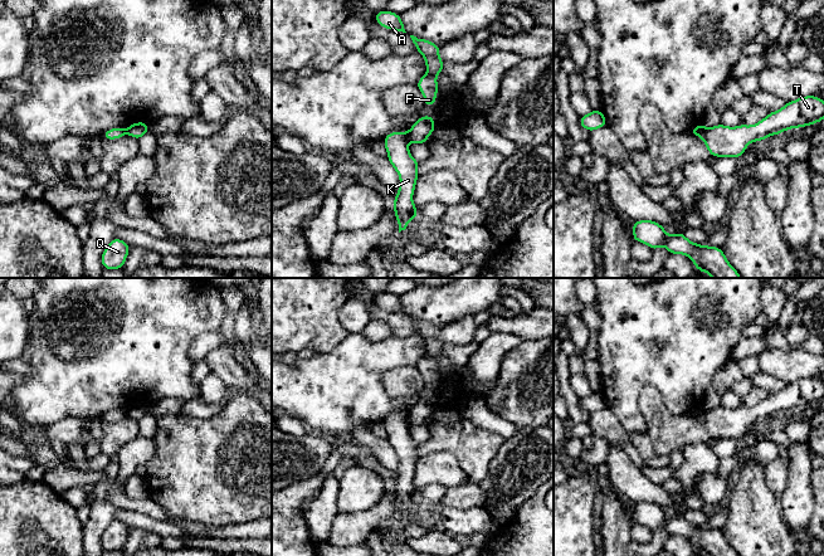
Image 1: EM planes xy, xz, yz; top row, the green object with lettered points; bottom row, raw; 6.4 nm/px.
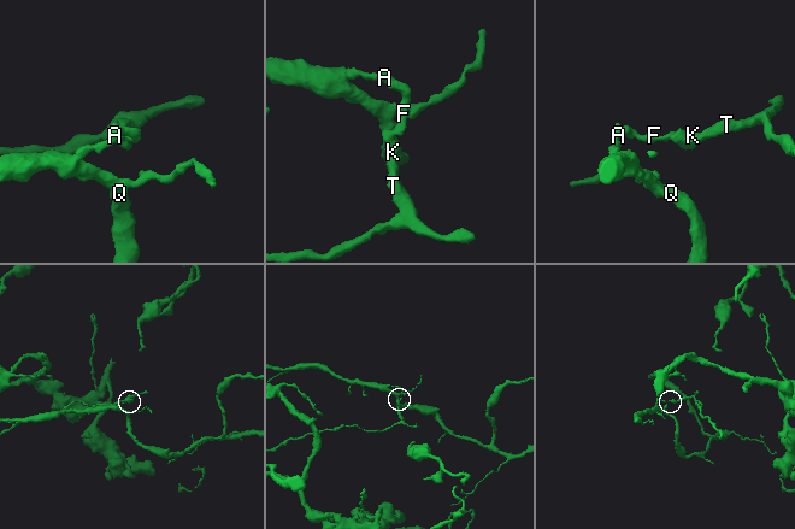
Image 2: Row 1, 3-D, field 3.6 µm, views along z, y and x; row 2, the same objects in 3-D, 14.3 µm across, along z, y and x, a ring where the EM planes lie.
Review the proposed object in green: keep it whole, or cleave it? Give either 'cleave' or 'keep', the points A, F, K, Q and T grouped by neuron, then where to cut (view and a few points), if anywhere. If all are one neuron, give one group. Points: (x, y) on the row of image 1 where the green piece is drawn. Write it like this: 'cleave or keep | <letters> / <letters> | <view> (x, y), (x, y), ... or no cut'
cleave | A F Q / K T | xz (406, 133), (409, 141)

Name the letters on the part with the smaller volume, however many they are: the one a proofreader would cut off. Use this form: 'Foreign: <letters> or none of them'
Foreign: A, F, Q

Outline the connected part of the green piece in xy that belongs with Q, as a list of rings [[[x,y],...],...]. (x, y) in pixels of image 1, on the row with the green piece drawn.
[[[114,238],[102,253],[101,262],[103,268],[108,270],[122,269],[130,248],[131,247],[126,242]]]

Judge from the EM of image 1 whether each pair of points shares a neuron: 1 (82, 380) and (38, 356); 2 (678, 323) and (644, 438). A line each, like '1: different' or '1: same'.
1: same
2: different

